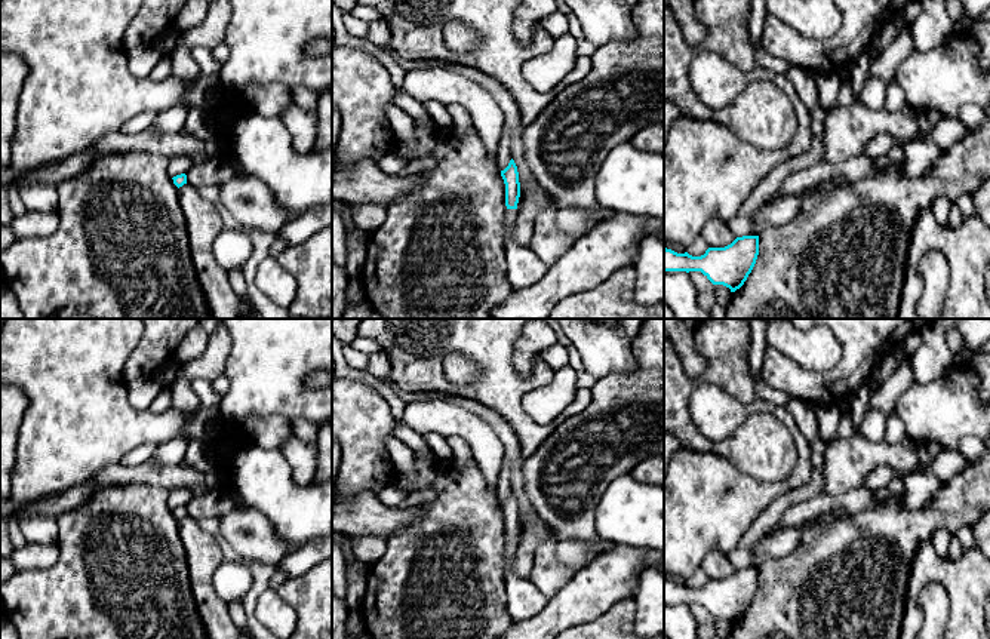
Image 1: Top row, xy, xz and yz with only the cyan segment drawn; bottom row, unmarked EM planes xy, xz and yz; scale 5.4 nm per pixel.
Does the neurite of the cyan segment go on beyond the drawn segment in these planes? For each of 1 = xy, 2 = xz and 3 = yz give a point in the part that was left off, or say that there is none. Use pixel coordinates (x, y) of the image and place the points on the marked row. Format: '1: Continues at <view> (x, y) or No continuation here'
1: No continuation here
2: Continues at xz (523, 269)
3: No continuation here

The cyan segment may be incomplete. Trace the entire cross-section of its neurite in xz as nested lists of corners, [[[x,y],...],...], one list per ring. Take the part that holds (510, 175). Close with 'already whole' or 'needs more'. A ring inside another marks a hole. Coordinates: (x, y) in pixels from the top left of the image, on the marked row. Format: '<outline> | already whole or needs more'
[[[514,160],[501,170],[505,184],[505,258],[507,258],[507,282],[513,289],[529,288],[536,283],[545,273],[547,265],[534,255],[528,246],[514,242],[513,233],[516,227],[517,203],[520,197],[519,172]]] | needs more

